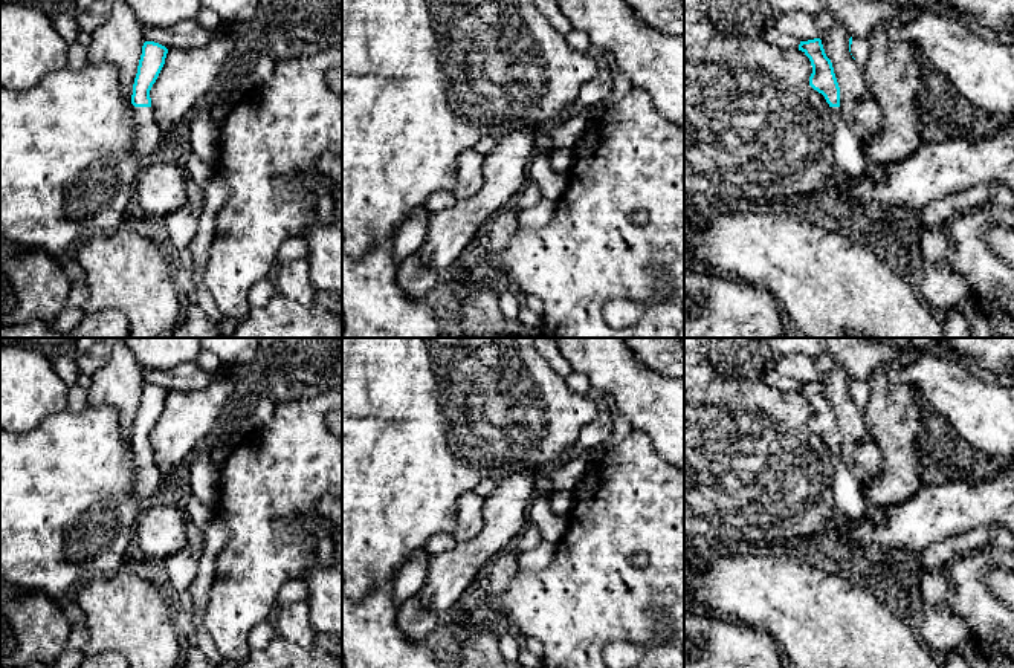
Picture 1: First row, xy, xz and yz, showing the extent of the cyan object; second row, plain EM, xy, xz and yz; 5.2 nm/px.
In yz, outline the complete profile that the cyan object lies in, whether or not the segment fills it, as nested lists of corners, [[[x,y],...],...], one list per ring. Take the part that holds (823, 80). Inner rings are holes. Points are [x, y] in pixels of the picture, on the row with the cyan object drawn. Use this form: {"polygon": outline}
{"polygon": [[[820,38],[800,41],[799,50],[809,58],[812,66],[809,86],[822,93],[831,107],[834,121],[832,153],[835,164],[844,176],[855,180],[864,173],[866,157],[857,136],[840,113],[840,87],[832,63],[826,57]]]}

